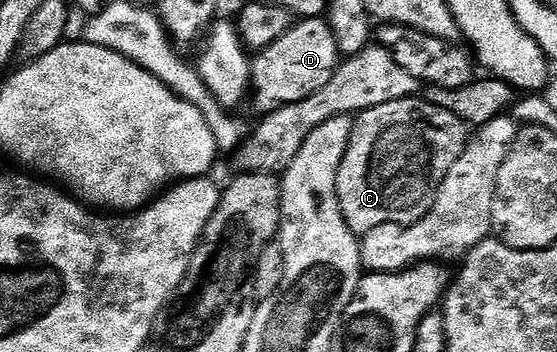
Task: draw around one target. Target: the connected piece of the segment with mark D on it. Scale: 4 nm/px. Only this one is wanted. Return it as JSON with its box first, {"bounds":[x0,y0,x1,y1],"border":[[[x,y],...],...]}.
{"bounds":[250,19,341,117],"border":[[[297,19],[292,28],[286,30],[282,38],[278,38],[278,42],[270,42],[270,46],[255,53],[252,60],[250,104],[260,111],[261,117],[265,117],[294,102],[302,102],[310,98],[310,94],[318,94],[318,90],[322,90],[322,86],[334,78],[341,63],[338,42],[334,42],[334,34],[327,19]]]}

